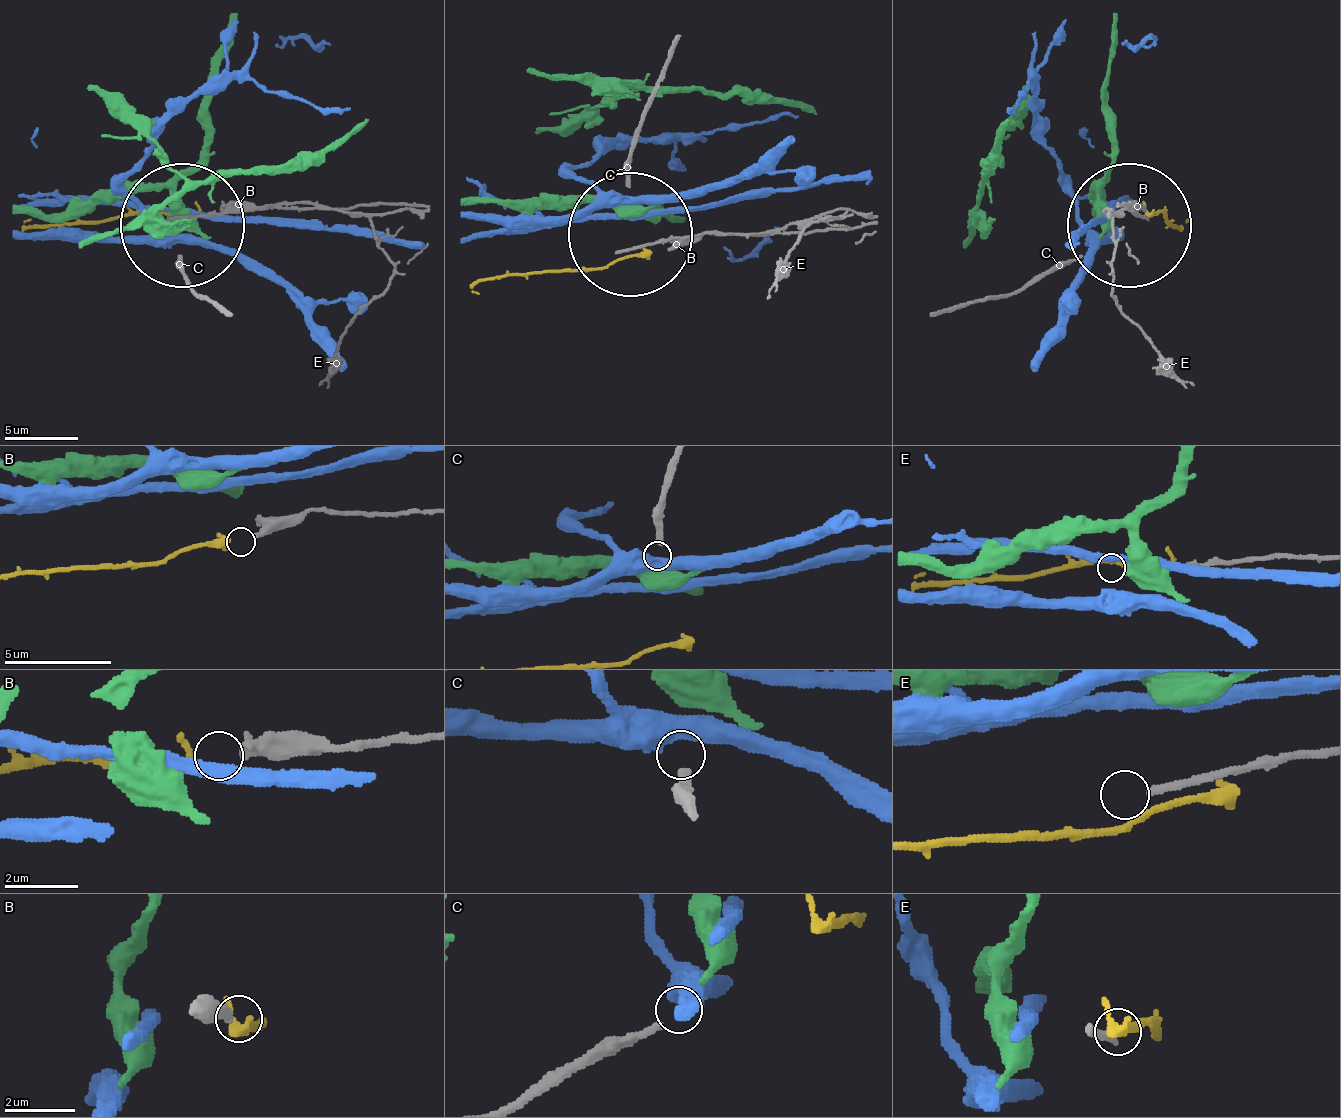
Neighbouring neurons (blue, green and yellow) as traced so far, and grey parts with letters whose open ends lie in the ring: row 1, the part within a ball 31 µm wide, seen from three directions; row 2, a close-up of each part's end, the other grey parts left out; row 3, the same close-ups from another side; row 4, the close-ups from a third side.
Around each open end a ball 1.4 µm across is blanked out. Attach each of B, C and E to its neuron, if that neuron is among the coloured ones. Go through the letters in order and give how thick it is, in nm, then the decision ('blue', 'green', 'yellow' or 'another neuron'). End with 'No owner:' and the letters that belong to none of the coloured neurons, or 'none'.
B: 400 nm thick; yellow
C: 240 nm thick; another neuron
E: 190 nm thick; another neuron
No owner: C, E

